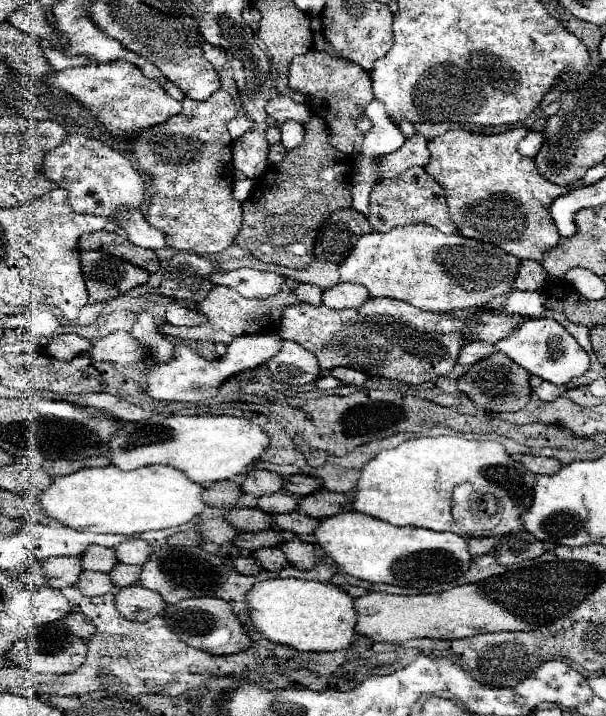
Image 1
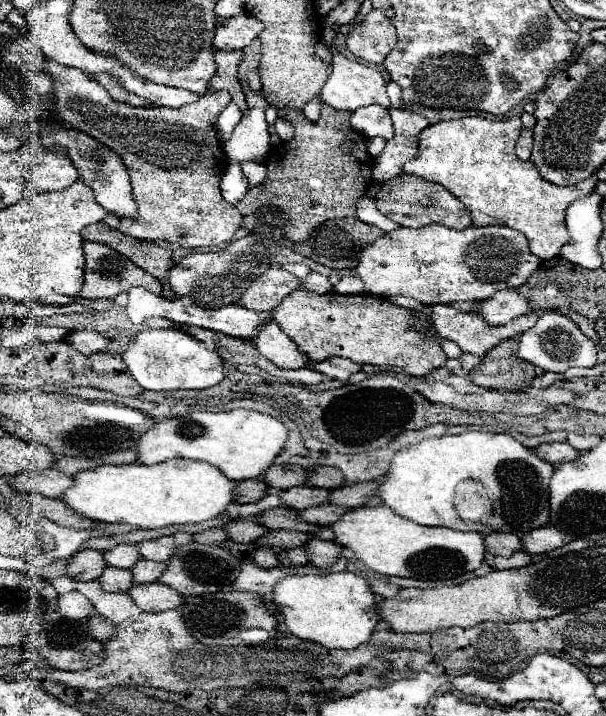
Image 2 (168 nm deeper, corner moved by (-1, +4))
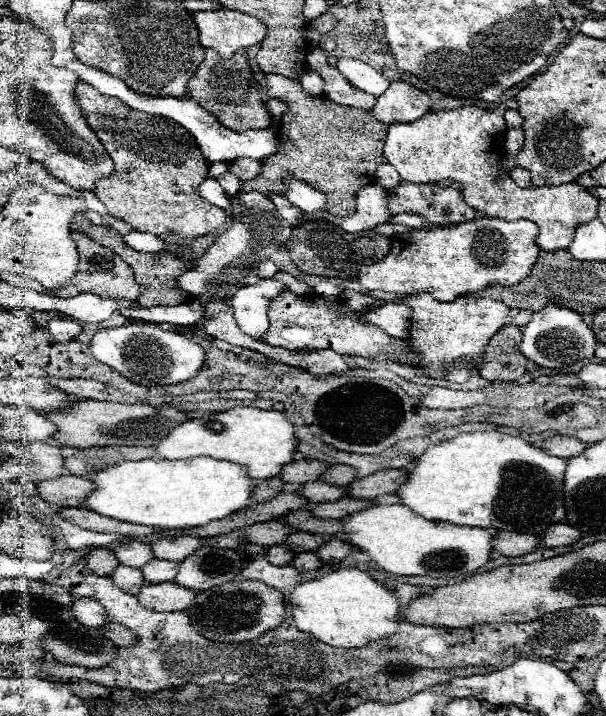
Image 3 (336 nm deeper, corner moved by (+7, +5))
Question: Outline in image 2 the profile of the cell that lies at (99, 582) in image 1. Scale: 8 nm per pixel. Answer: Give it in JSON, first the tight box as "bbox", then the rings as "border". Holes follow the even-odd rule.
{"bbox":[98,568,134,592],"border":[[[104,568],[104,574],[98,578],[102,582],[102,588],[108,592],[128,592],[134,586],[132,572],[122,568]]]}

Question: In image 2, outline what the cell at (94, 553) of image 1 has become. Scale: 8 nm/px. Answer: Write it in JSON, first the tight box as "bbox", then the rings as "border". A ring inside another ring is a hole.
{"bbox":[104,544,142,568],"border":[[[118,544],[112,550],[104,552],[108,566],[116,566],[116,568],[132,568],[138,560],[142,560],[138,546],[134,544]]]}

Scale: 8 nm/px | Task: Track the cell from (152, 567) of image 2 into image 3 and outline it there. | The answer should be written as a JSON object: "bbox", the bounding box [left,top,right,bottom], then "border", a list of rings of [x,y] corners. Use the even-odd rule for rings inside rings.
{"bbox":[140,559,178,583],"border":[[[152,559],[148,565],[140,567],[144,573],[146,583],[164,583],[164,581],[174,581],[178,573],[178,563],[172,561],[162,561],[162,559]]]}

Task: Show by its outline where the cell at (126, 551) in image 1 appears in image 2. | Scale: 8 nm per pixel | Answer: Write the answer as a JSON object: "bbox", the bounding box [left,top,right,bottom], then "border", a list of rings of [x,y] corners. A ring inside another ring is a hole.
{"bbox":[138,536,176,562],"border":[[[164,536],[164,538],[156,538],[150,542],[142,542],[138,544],[138,550],[142,554],[142,558],[146,560],[156,560],[156,562],[168,562],[176,550],[176,540],[172,536]]]}

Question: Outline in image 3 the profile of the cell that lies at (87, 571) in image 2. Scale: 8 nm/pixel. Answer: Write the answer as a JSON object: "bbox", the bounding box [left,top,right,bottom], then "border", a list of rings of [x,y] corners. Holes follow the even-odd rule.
{"bbox":[84,549,118,575],"border":[[[90,549],[84,561],[86,561],[86,569],[98,575],[110,575],[118,567],[118,559],[110,549]]]}

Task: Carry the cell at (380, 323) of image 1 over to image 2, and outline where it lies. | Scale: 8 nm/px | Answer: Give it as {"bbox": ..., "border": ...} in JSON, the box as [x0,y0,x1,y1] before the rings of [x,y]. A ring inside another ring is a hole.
{"bbox":[272,290,446,376],"border":[[[296,290],[282,300],[282,304],[272,312],[272,316],[278,320],[282,332],[288,334],[296,342],[296,346],[314,362],[322,362],[324,358],[330,358],[330,356],[344,356],[358,364],[398,366],[412,376],[426,376],[428,372],[444,366],[446,362],[446,354],[436,340],[410,328],[410,310],[400,308],[380,296],[372,296],[372,294],[342,296],[336,292],[308,294],[304,290]]]}

